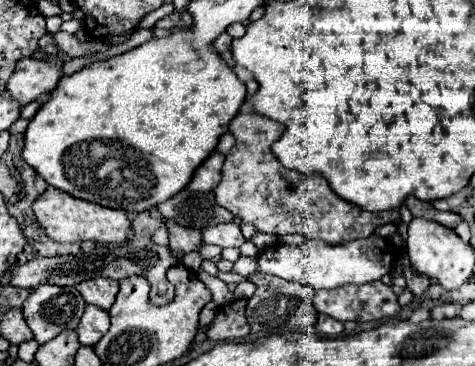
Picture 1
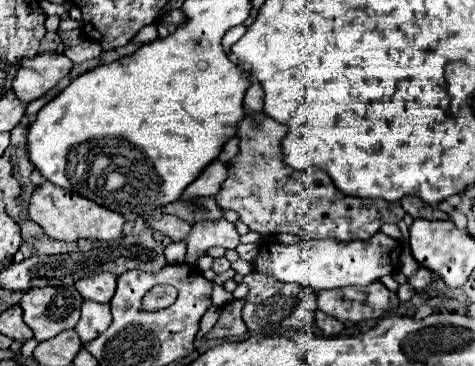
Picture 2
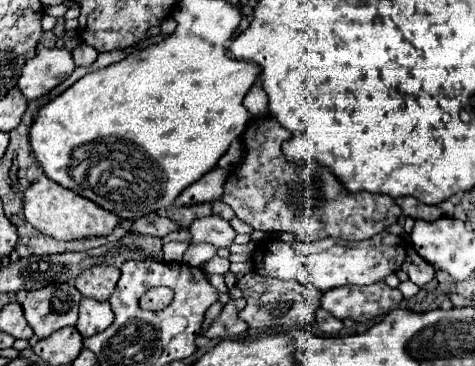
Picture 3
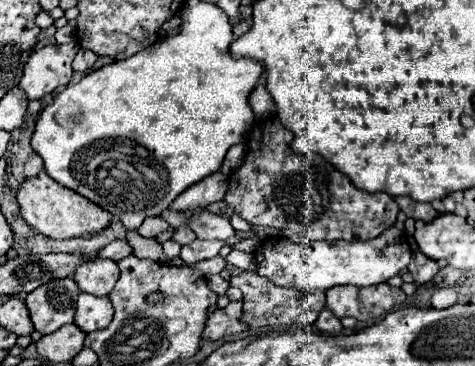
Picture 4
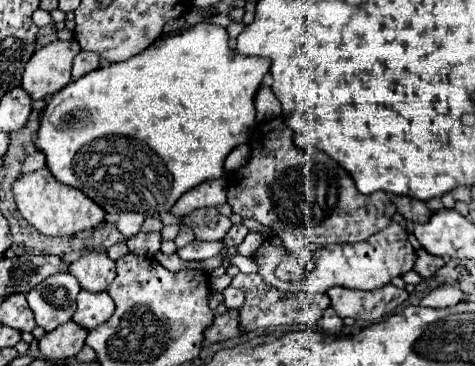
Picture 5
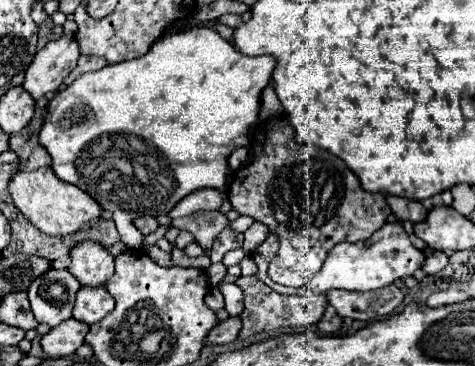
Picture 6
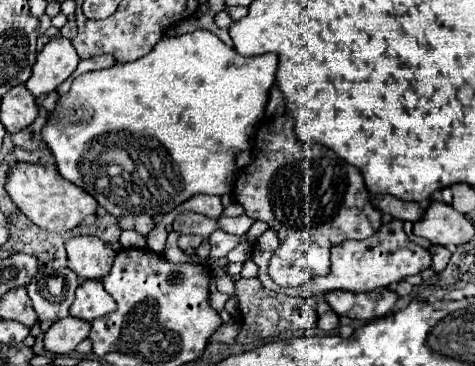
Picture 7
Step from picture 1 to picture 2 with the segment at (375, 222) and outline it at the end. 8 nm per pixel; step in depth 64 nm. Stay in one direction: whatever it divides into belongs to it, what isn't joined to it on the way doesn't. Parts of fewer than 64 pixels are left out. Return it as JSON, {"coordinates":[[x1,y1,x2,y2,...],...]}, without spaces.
{"coordinates":[[256,112,246,114,236,124,240,152,226,164,228,178,222,182,216,202,224,210,234,210,240,220,260,234,290,232,304,240,332,238,340,242,368,240,382,224,400,222,404,208,396,204,384,204,382,200,360,200,344,196,336,190,330,176,326,180,322,172,300,172,282,162,280,140,286,136,286,126,270,116]]}

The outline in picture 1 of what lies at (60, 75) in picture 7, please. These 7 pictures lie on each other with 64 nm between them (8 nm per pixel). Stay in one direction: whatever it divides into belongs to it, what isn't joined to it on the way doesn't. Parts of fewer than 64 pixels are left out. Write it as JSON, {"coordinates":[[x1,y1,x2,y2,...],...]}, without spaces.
{"coordinates":[[22,58,16,62,16,68,6,84,8,92,20,106,34,102,38,96,48,94,56,88,62,70,56,62,44,62,34,58]]}

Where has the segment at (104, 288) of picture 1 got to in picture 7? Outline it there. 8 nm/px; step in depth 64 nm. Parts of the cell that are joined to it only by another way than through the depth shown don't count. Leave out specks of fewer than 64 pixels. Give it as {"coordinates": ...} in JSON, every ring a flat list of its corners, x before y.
{"coordinates":[[78,236,66,244,68,268,80,276,80,280,102,280,114,264,114,252,102,240,94,236]]}

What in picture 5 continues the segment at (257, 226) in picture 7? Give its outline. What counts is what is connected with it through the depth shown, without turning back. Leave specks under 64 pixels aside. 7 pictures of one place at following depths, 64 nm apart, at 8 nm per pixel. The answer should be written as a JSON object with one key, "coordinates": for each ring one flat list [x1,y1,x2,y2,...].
{"coordinates":[[249,231,243,242,236,247,239,254,243,256,253,256,254,252,262,245,265,236,254,231]]}

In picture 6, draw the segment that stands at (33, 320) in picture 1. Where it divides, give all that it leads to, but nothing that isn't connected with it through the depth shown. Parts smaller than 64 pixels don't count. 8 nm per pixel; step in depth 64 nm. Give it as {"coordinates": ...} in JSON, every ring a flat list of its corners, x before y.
{"coordinates":[[50,270,28,288,28,300,38,322,50,328,72,318,74,298,80,282,68,270]]}

